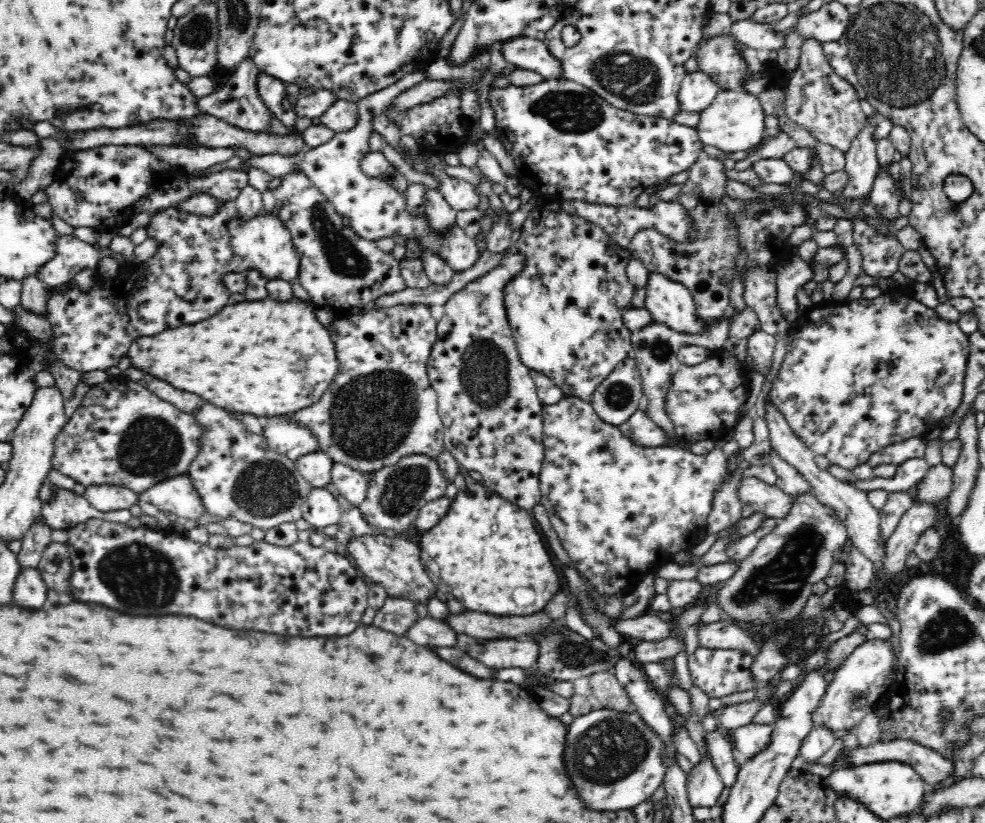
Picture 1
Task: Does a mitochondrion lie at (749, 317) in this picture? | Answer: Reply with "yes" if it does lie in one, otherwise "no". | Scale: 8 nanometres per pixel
no

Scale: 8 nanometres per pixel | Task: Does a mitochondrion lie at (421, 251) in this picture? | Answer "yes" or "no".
no

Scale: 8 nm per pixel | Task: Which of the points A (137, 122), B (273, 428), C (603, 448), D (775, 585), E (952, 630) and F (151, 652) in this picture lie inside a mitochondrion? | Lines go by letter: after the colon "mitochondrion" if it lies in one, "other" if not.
A: other
B: other
C: other
D: mitochondrion
E: mitochondrion
F: other

